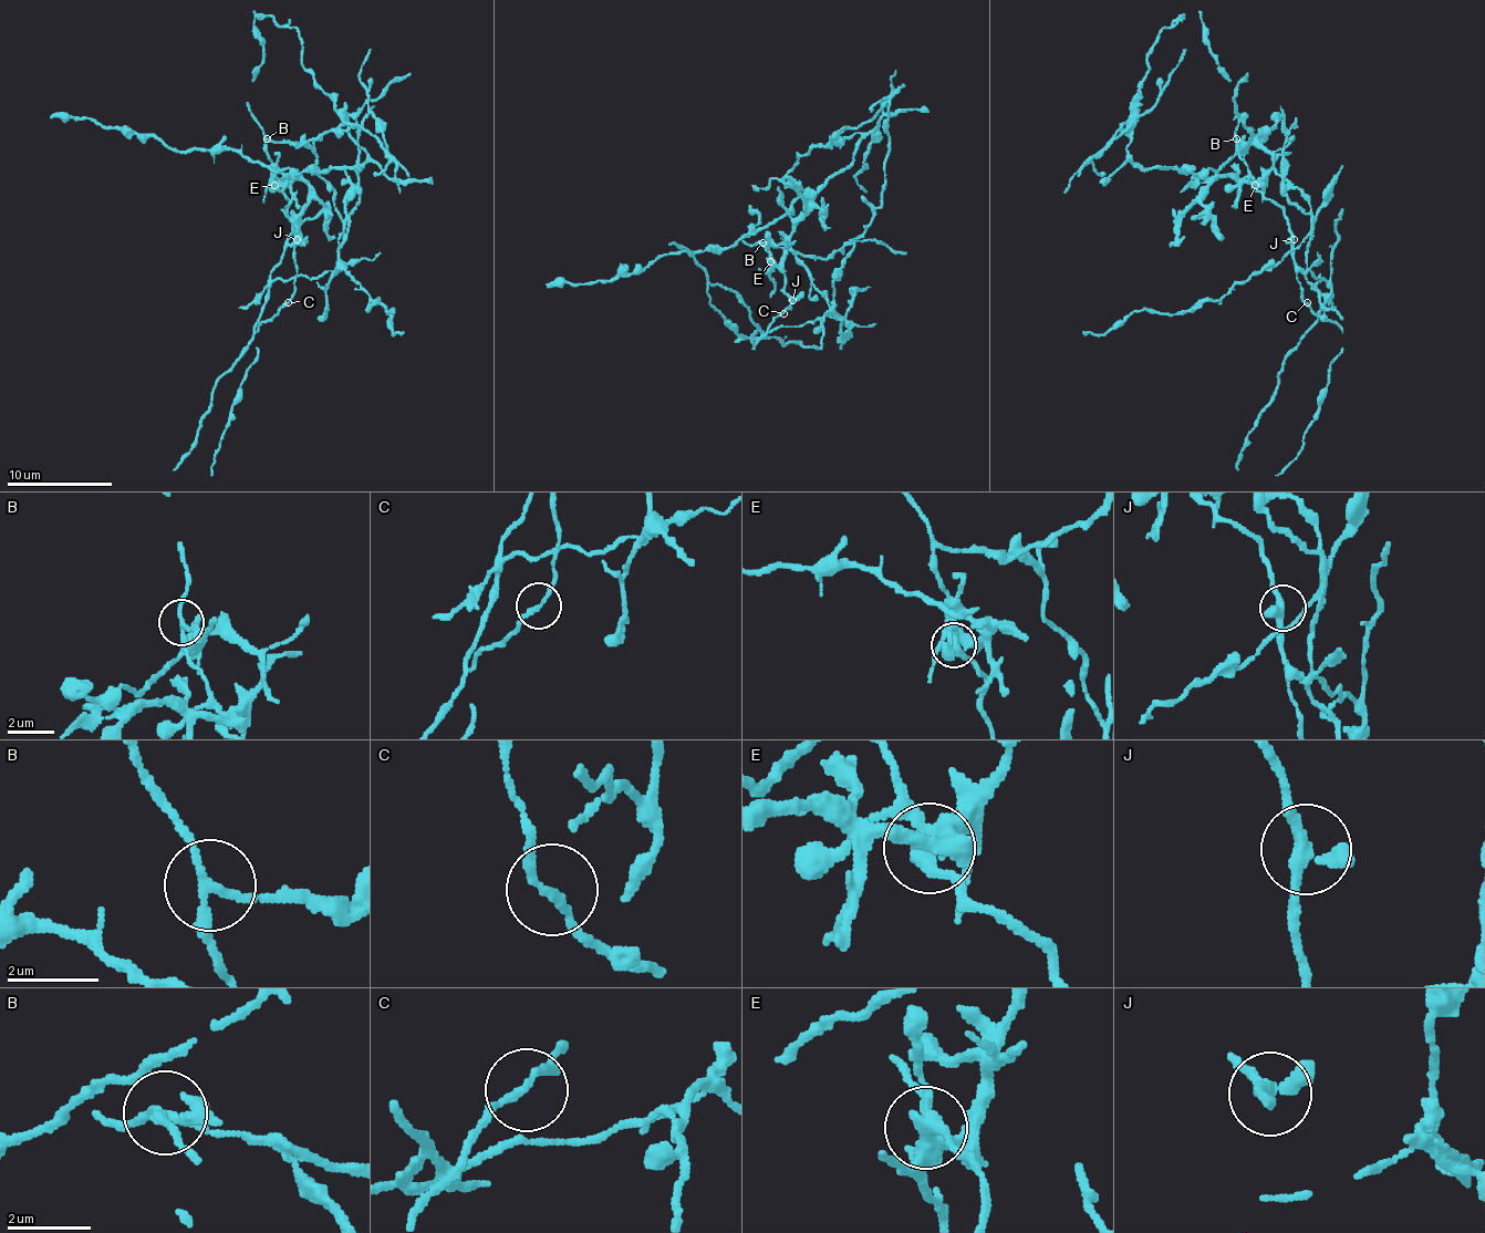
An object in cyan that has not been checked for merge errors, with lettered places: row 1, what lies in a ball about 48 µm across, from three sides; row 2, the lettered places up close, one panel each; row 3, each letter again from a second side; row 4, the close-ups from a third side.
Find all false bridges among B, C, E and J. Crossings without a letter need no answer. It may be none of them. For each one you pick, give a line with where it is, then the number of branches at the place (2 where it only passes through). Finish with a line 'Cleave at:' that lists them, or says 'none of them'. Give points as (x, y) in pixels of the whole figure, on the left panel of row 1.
B: Place: (267, 138). Branches: 3
E: Place: (274, 185). Branches: 3
Cleave at: B, E

